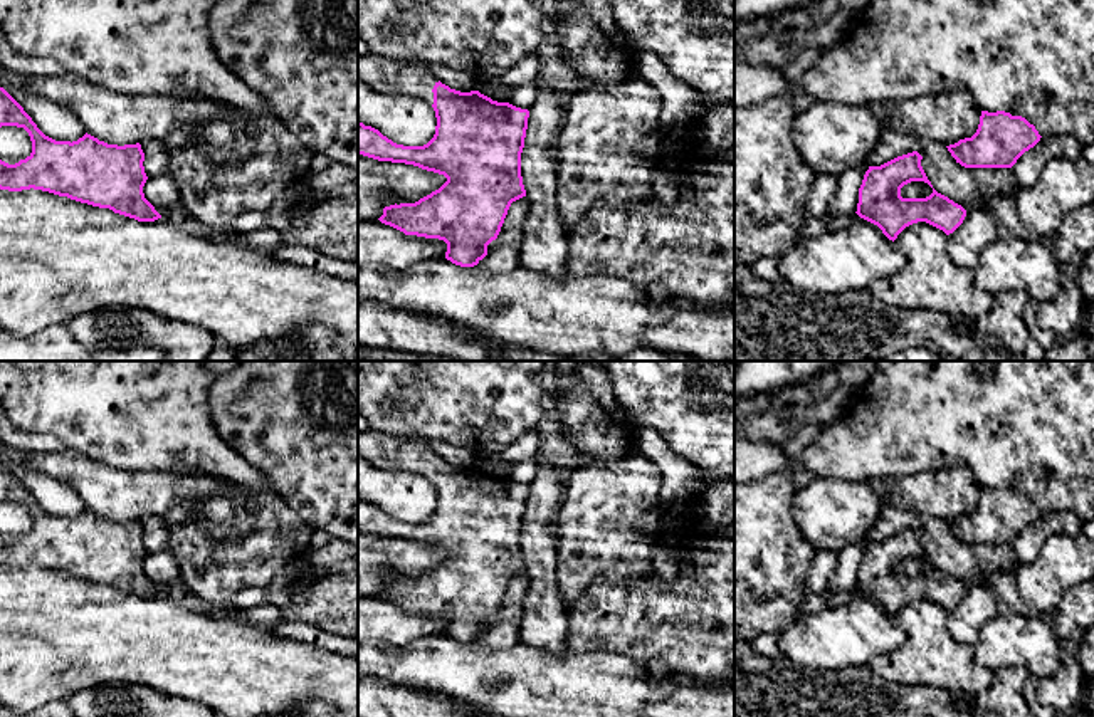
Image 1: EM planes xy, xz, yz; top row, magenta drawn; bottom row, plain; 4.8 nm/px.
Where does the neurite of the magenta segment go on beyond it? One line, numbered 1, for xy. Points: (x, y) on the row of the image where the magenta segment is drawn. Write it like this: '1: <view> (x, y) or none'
1: none

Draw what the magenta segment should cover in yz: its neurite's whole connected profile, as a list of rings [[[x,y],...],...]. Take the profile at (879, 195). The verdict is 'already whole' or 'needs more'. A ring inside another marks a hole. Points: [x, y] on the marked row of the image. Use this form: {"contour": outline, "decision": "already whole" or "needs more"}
{"contour": [[[918,151],[897,156],[881,166],[869,166],[859,188],[857,215],[877,225],[889,240],[909,225],[926,222],[946,235],[965,220],[966,210],[938,193],[928,180]],[[924,181],[933,188],[926,198],[902,198],[901,188]]], "decision": "already whole"}

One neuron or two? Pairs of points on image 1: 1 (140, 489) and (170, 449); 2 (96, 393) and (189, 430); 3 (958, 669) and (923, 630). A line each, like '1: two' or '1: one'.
1: two
2: one
3: one

